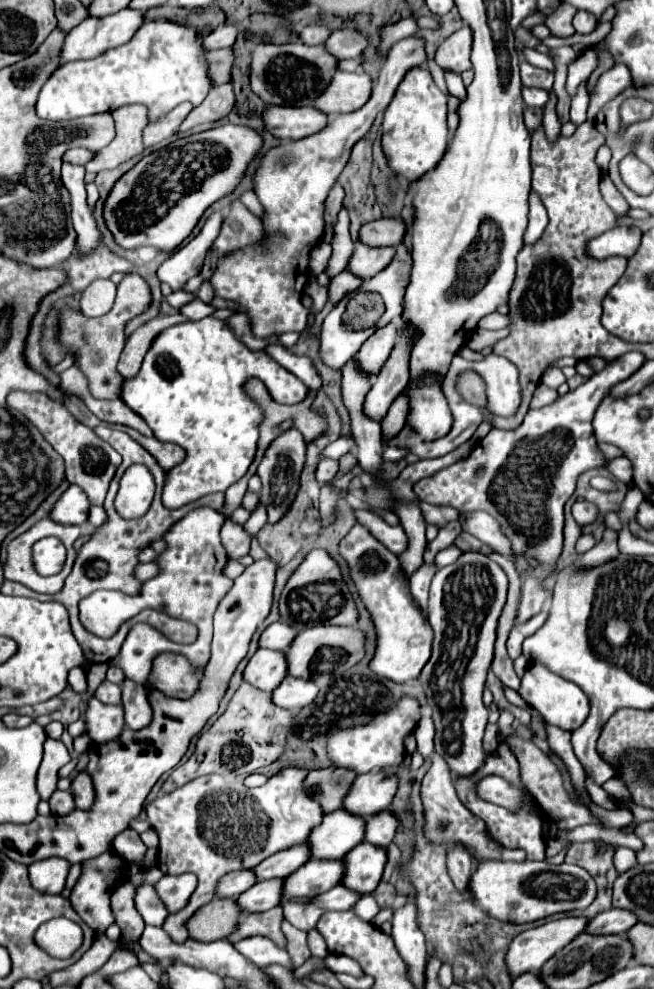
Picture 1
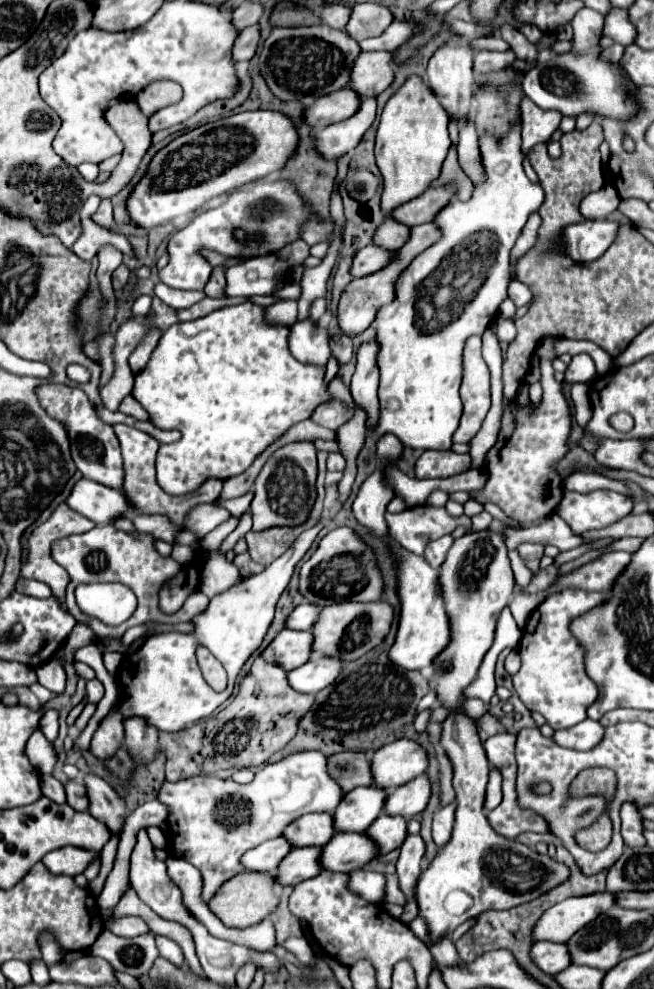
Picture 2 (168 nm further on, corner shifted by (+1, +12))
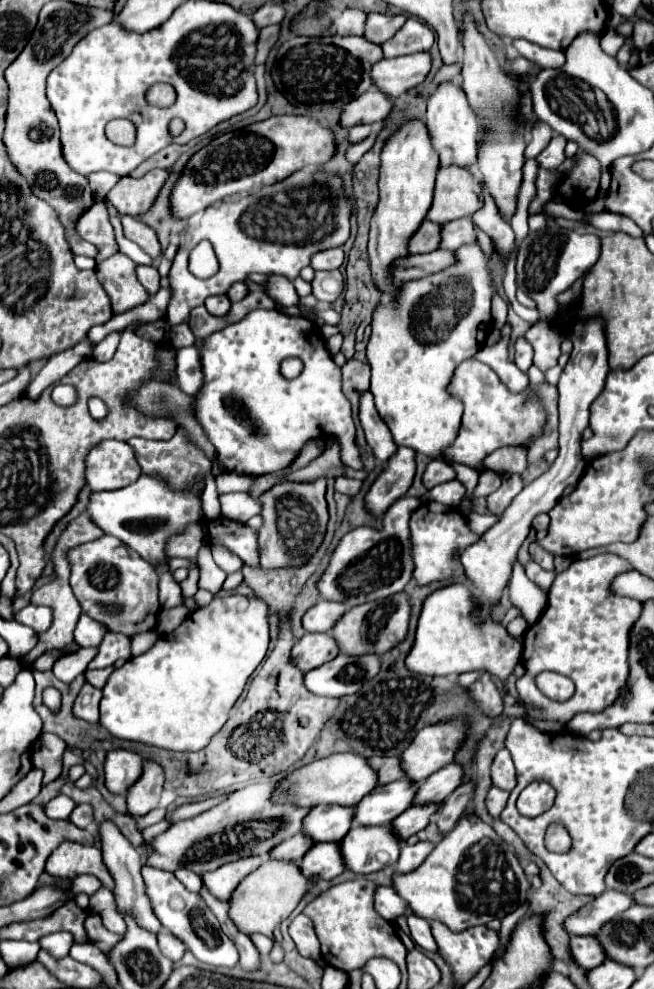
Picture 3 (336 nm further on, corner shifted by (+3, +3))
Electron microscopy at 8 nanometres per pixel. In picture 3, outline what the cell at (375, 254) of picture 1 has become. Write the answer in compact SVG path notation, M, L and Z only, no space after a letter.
M424 220L420 230L412 236L410 252L412 254L424 254L424 252L436 250L440 246L440 230L442 230L442 224Z

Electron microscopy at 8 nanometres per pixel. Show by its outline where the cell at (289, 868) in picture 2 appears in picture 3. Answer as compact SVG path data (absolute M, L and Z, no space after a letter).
M338 842L314 844L312 850L308 850L308 854L304 854L304 858L300 860L300 868L302 874L306 874L306 878L310 878L312 882L318 878L332 880L334 876L346 870L340 854L340 844Z

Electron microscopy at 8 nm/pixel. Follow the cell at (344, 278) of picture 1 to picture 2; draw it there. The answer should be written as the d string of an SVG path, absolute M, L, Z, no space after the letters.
M368 245L356 253L352 267L350 267L350 275L352 277L370 275L382 269L392 257L394 257L394 251L386 251L386 249L378 249L376 245Z

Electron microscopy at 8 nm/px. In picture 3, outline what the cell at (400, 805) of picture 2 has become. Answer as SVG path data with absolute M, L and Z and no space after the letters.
M458 762L444 766L442 770L434 772L430 778L426 778L426 782L420 786L420 790L414 798L414 804L444 800L448 794L452 794L462 784L462 778L464 778L464 770Z

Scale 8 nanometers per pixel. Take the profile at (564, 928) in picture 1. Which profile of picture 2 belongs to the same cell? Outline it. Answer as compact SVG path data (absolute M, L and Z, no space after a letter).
M592 893L584 897L570 897L550 907L532 927L532 941L566 943L582 925L588 925L614 905L612 893Z

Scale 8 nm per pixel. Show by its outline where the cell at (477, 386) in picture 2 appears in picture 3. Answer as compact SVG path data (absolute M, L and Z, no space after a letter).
M464 360L454 370L448 392L462 402L464 414L456 440L442 452L442 458L446 458L446 462L466 464L476 472L484 472L484 458L490 452L504 446L528 448L534 444L536 438L544 434L548 418L538 394L532 388L526 388L524 394L510 392L498 378L498 374L478 360Z

